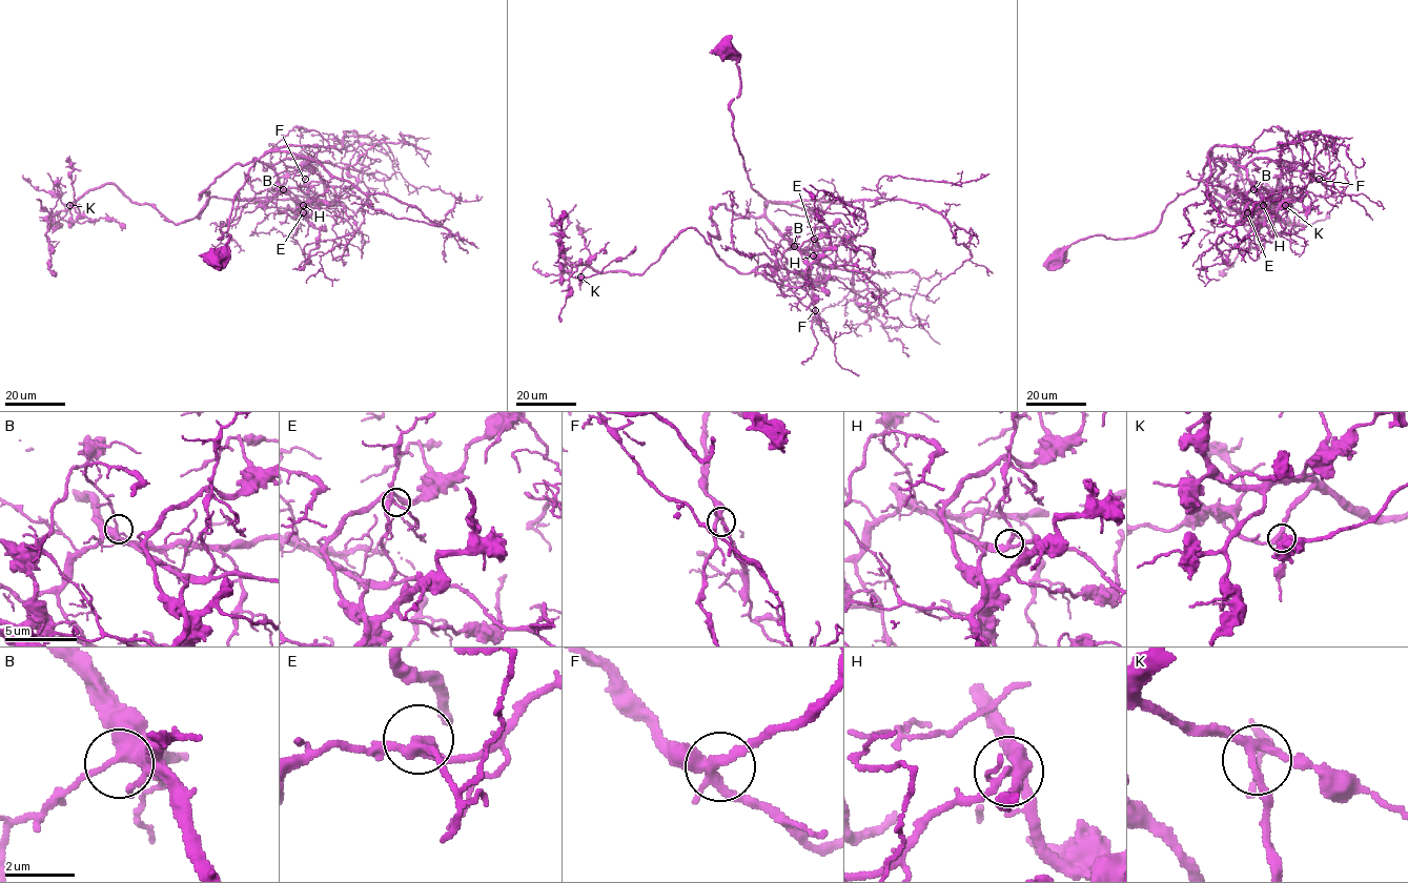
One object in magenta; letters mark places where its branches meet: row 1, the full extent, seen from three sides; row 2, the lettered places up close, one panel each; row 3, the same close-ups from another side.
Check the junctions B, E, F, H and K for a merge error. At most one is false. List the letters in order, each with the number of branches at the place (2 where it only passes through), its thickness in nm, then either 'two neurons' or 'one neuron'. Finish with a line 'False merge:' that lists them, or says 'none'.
B: branches 4; calibre 340 nm; one neuron
E: branches 3; calibre 280 nm; one neuron
F: branches 4; calibre 320 nm; one neuron
H: branches 4; calibre 280 nm; one neuron
K: branches 4; calibre 240 nm; one neuron
False merge: none

